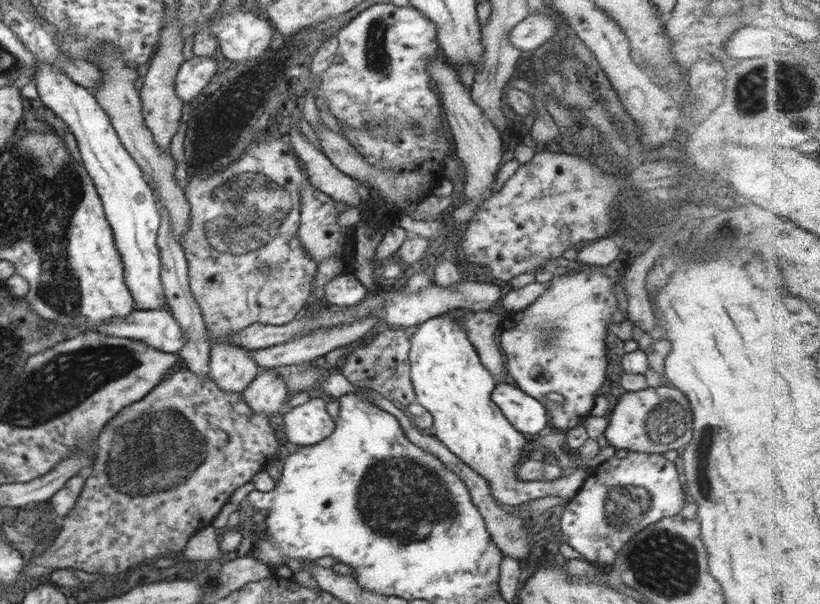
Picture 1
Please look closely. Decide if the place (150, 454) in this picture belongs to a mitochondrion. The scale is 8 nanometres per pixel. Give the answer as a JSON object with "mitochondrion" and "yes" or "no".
{"mitochondrion":"yes"}

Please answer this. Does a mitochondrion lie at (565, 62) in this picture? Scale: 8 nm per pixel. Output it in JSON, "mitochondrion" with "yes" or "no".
{"mitochondrion":"yes"}

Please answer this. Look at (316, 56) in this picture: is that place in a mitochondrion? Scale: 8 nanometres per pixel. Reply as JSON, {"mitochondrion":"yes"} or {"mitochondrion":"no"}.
{"mitochondrion":"no"}

